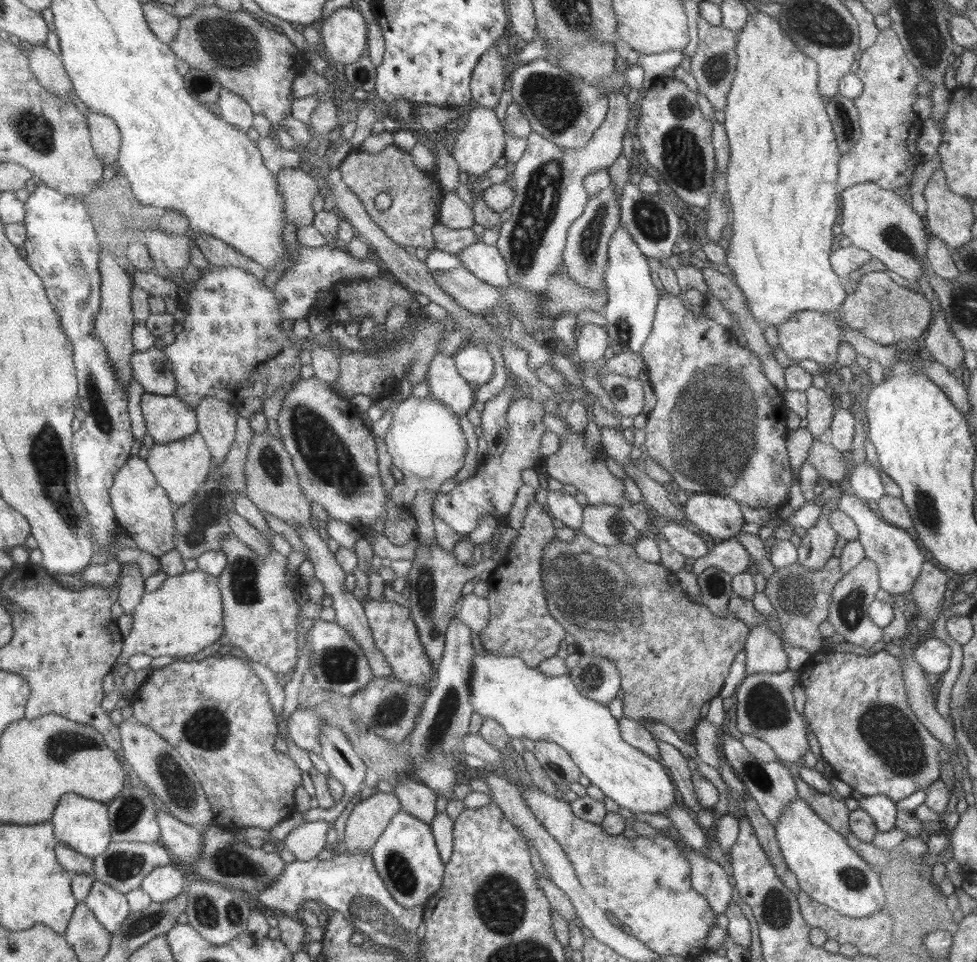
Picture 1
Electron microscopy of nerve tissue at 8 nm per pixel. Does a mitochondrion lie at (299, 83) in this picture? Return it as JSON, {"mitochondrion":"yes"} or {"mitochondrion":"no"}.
{"mitochondrion":"no"}

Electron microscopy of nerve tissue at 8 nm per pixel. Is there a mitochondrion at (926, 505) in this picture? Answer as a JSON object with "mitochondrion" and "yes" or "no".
{"mitochondrion":"yes"}

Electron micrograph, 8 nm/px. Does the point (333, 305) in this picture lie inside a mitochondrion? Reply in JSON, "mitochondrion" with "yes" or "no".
{"mitochondrion":"no"}

